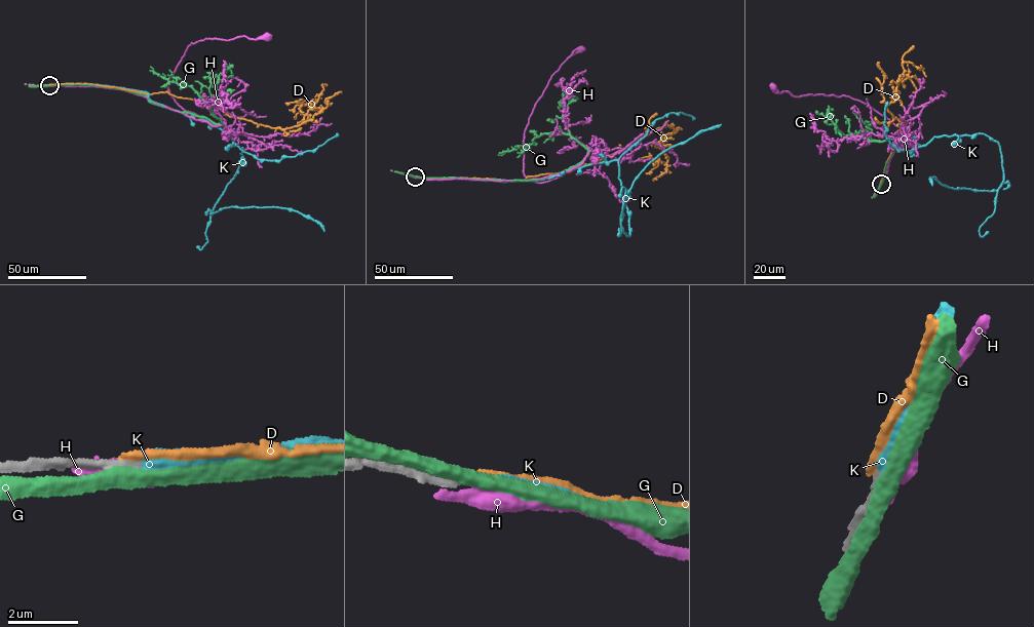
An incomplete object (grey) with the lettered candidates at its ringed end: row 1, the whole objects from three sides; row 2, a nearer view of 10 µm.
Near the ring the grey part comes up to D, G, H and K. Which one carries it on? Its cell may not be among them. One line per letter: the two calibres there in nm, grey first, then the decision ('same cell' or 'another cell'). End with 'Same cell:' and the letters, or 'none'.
D: 280/240 nm | another cell
G: 300/440 nm | another cell
H: 280/440 nm | another cell
K: 280/380 nm | same cell
Same cell: K

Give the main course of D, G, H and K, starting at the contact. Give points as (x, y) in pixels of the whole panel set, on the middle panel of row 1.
D: (415, 177), (512, 182), (569, 172), (627, 148), (658, 128), (667, 165), (657, 179)
G: (415, 177), (540, 180), (578, 164), (588, 151), (568, 134), (541, 133), (531, 144), (498, 155)
H: (415, 177), (526, 181), (570, 170), (547, 182), (532, 181), (523, 171), (523, 142), (550, 77), (578, 48)
K: (415, 177), (532, 181), (616, 160), (629, 235), (623, 232), (620, 217), (635, 179), (666, 150), (721, 124)

